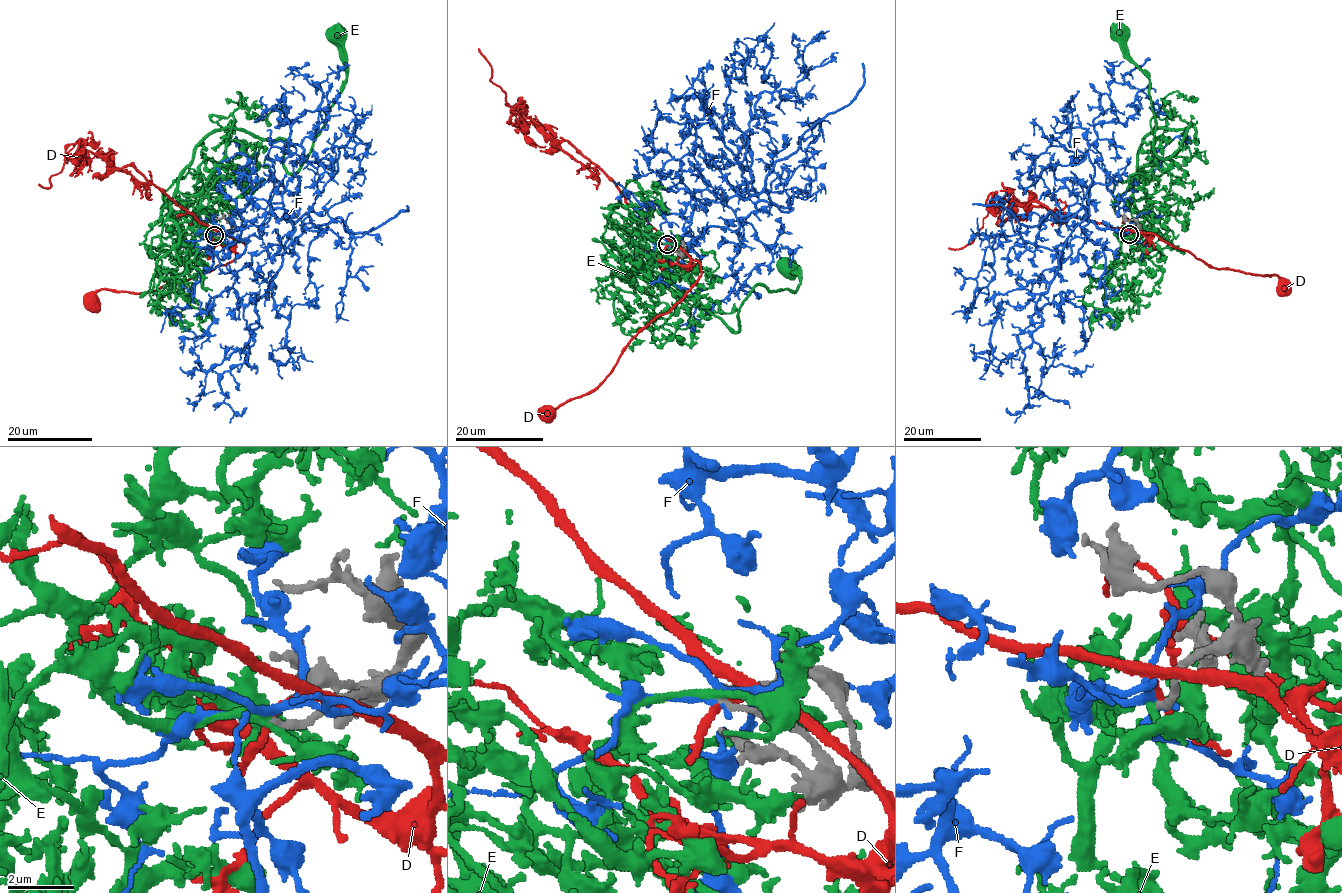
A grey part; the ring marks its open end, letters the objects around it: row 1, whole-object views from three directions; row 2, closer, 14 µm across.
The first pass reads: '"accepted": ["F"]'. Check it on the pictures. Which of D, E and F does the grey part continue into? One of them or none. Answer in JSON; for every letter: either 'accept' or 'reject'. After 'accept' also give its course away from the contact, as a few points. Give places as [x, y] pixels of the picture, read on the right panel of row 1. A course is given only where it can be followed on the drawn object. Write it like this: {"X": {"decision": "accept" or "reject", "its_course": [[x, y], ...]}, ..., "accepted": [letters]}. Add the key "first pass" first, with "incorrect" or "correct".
{"first pass": "incorrect", "D": {"decision": "reject"}, "E": {"decision": "accept", "its_course": [[1129, 235], [1116, 235], [1137, 215], [1140, 144], [1159, 127], [1191, 125], [1159, 158], [1148, 77], [1119, 33]]}, "F": {"decision": "reject"}, "accepted": ["E"]}

